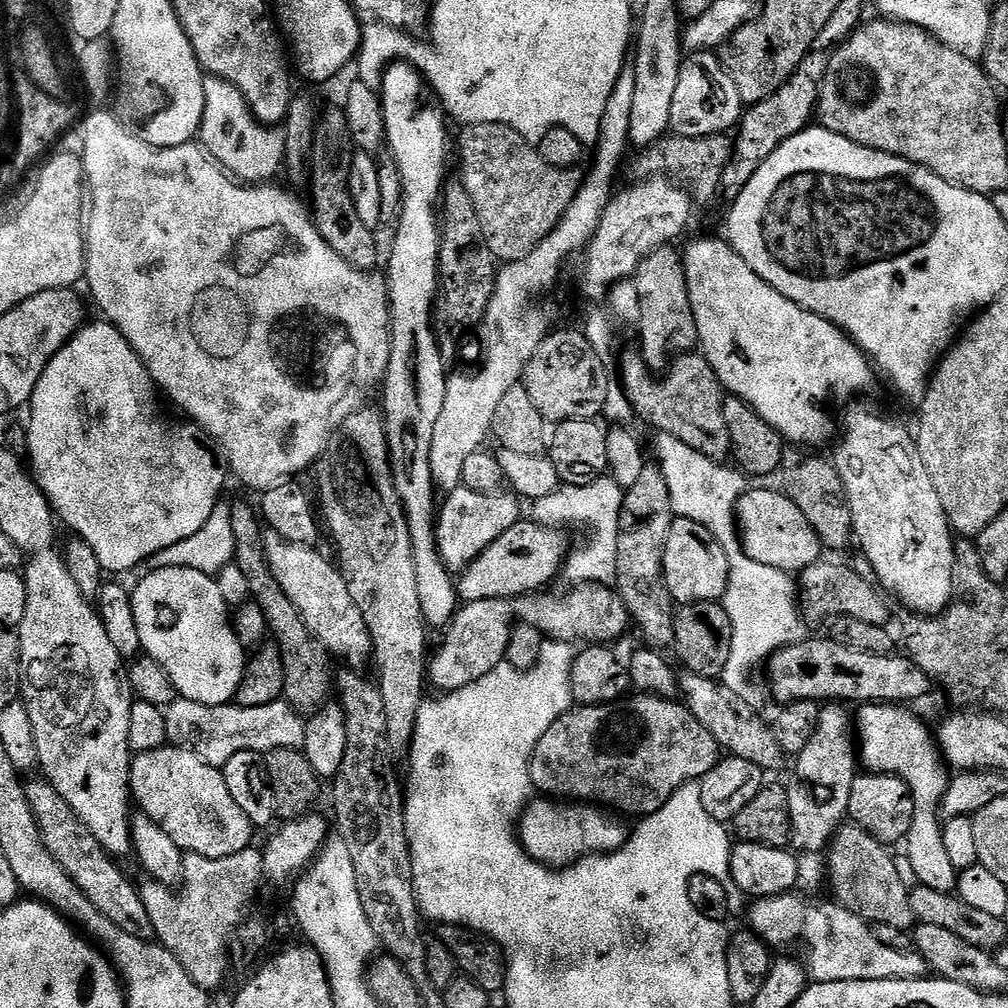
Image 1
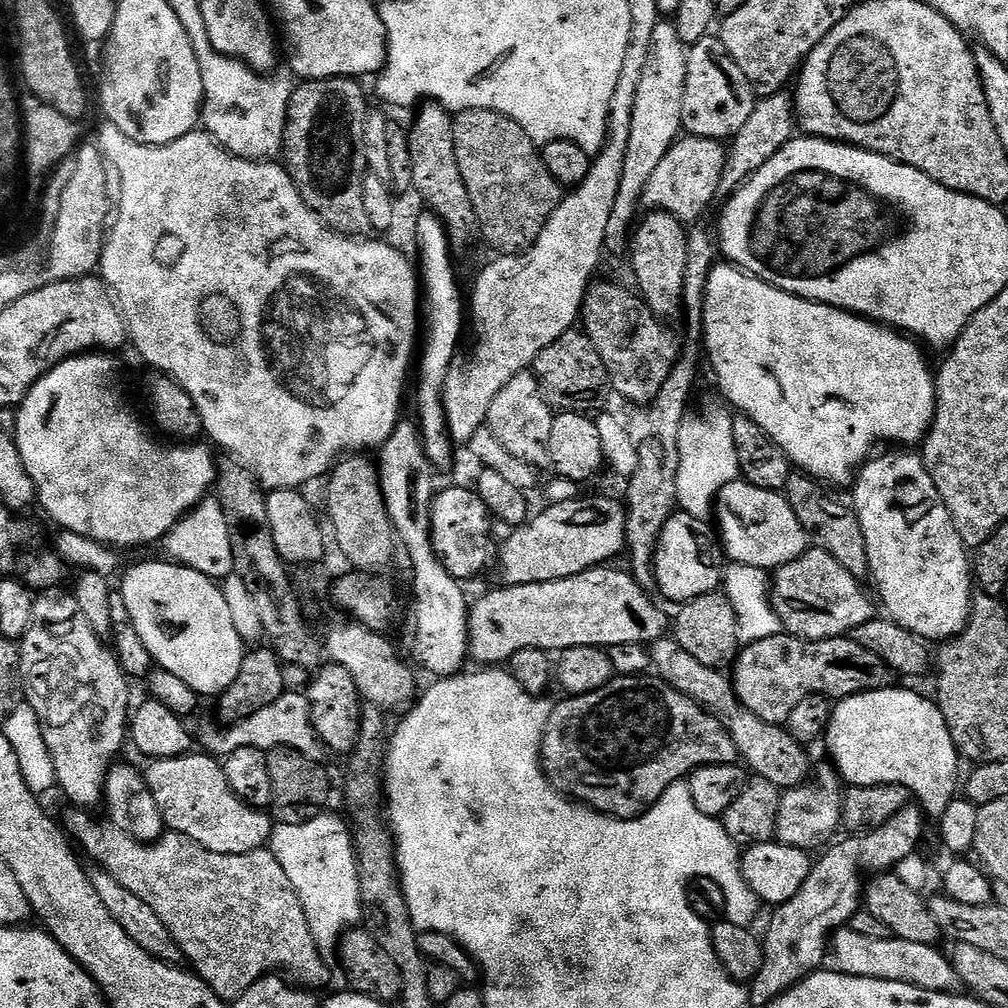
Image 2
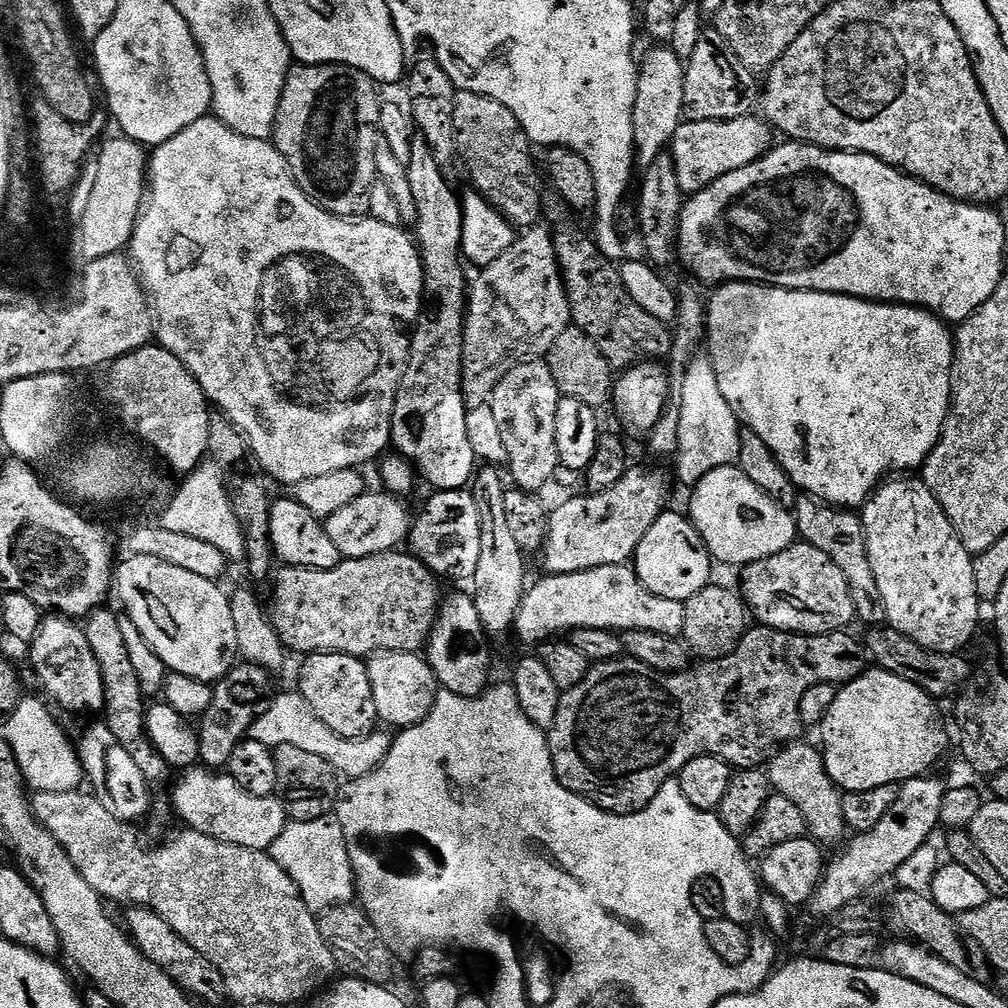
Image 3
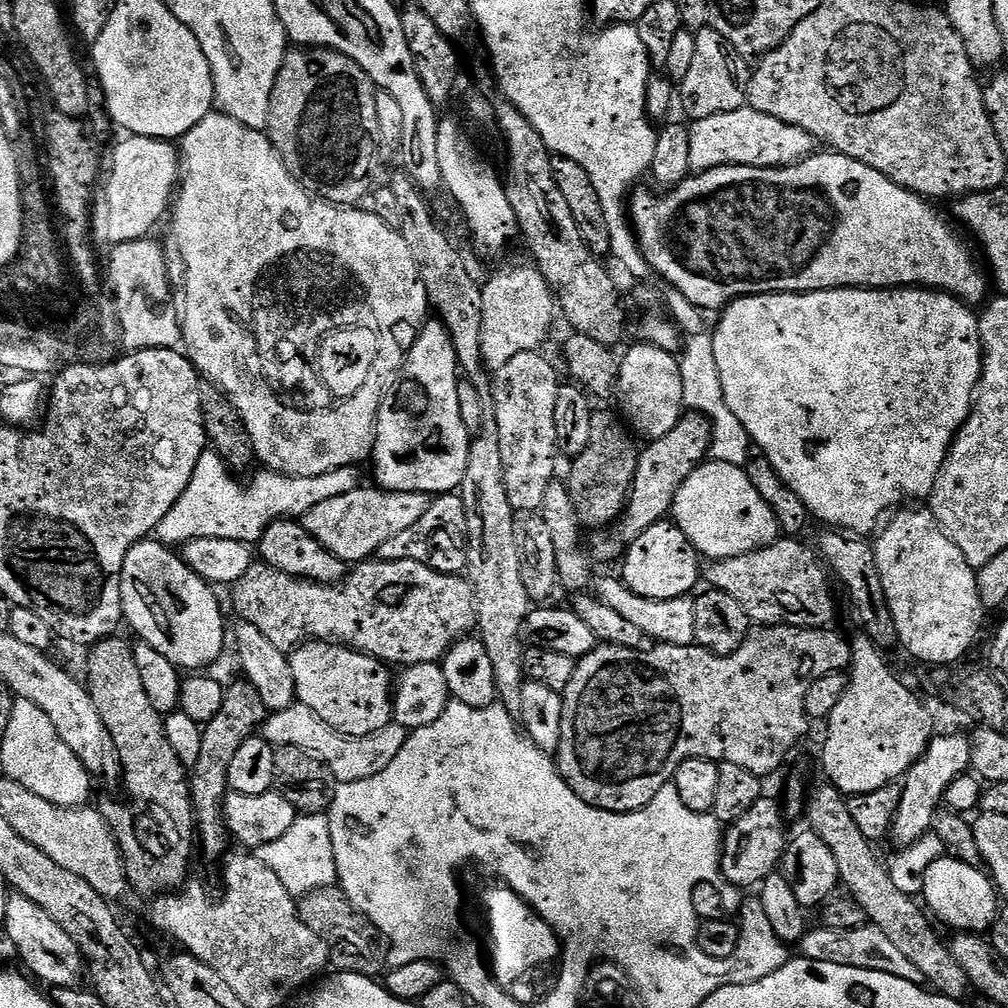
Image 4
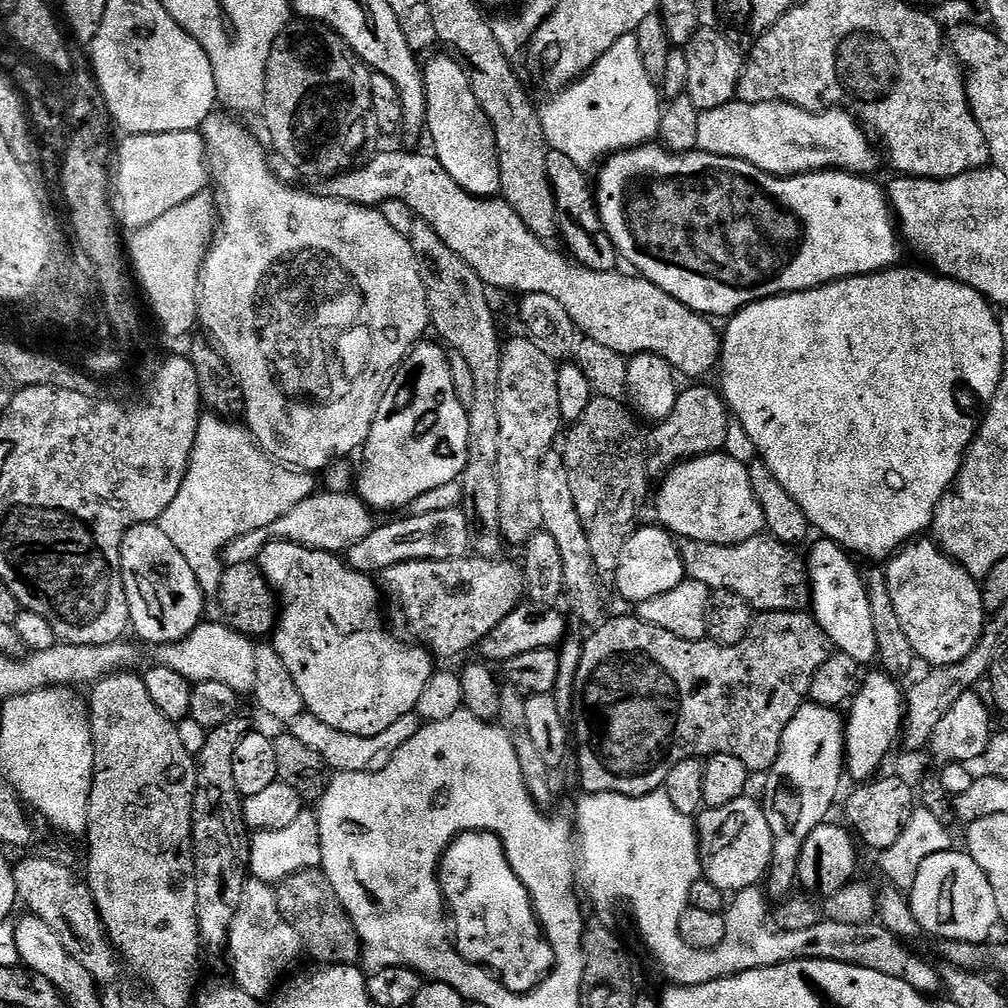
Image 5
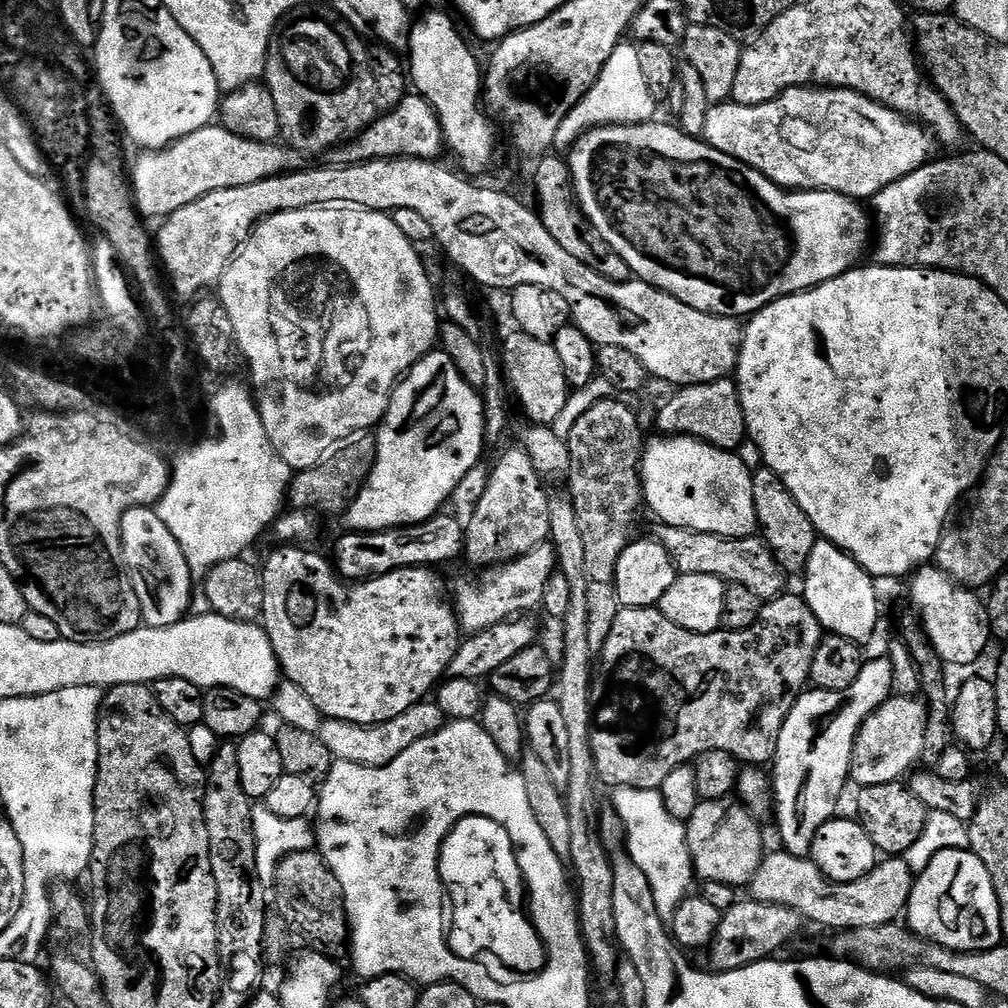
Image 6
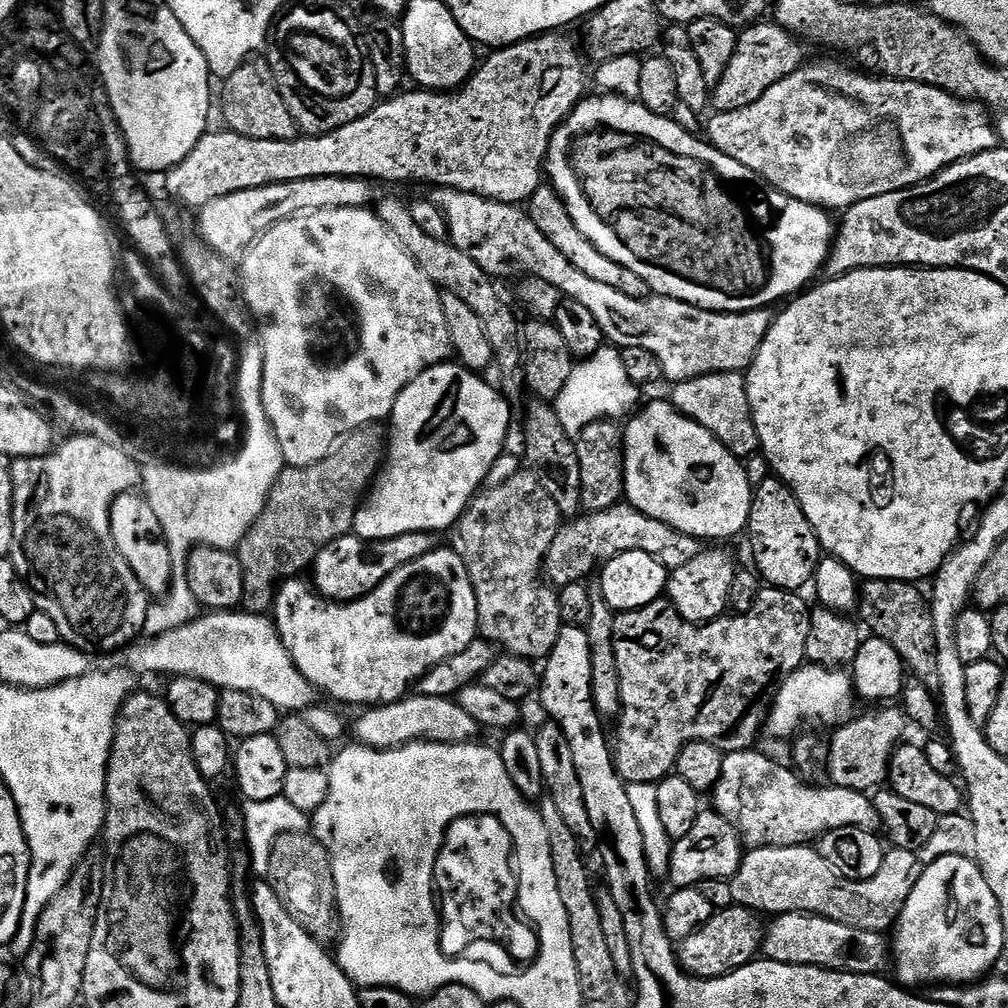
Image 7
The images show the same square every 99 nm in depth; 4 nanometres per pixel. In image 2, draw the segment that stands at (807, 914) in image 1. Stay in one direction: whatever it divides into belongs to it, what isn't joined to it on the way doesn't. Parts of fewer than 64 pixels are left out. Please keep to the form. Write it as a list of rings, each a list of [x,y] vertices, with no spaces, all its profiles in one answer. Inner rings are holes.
[[[851,926],[839,929],[830,940],[831,955],[836,955],[835,967],[848,976],[913,984],[931,992],[959,993],[962,988],[960,978],[951,959],[945,953],[943,956],[940,950],[935,944],[906,942],[895,938],[866,938],[855,932]]]

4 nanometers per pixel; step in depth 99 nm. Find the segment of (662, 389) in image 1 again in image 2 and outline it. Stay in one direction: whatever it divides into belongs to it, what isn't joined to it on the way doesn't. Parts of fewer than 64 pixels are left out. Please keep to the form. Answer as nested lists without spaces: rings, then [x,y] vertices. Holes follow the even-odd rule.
[[[604,280],[593,283],[588,293],[584,296],[584,307],[582,309],[582,328],[594,342],[598,354],[608,371],[608,382],[613,393],[625,396],[636,406],[648,406],[656,399],[660,387],[670,374],[672,368],[678,362],[682,351],[682,340],[676,337],[672,328],[667,328],[661,317],[653,314],[644,303],[644,297],[637,294],[631,287],[623,288],[620,284],[611,284]]]

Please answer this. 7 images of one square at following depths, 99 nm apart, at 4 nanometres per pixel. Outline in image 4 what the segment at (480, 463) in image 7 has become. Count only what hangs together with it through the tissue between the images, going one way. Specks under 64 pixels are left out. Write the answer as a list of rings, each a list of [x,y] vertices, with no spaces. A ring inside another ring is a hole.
[[[429,319],[420,330],[412,348],[410,344],[407,349],[404,367],[400,369],[394,391],[390,398],[384,399],[380,404],[380,413],[376,419],[376,441],[372,443],[370,464],[376,467],[377,481],[375,480],[375,483],[386,491],[452,494],[459,489],[464,477],[470,443],[470,433],[466,430],[462,422],[462,413],[458,410],[460,380],[458,379],[456,351],[446,326],[441,324],[439,319]]]

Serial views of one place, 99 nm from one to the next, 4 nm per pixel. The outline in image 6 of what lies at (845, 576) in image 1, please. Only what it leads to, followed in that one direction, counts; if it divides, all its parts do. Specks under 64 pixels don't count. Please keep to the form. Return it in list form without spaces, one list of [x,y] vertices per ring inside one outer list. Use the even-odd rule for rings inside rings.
[[[662,523],[655,527],[654,538],[664,547],[666,554],[670,554],[679,575],[712,574],[714,578],[723,580],[725,585],[744,586],[761,602],[773,600],[785,591],[786,573],[759,535],[719,536]]]

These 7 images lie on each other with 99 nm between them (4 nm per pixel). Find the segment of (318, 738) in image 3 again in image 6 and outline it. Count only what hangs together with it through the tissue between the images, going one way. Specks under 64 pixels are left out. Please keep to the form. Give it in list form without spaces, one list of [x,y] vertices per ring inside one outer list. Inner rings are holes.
[[[421,702],[410,706],[410,710],[406,710],[406,714],[398,714],[394,718],[390,718],[390,722],[381,724],[351,724],[324,718],[321,719],[318,735],[326,746],[326,750],[330,750],[330,754],[336,760],[354,762],[358,766],[381,768],[394,762],[394,758],[398,758],[398,754],[402,754],[402,750],[410,750],[410,746],[414,746],[414,742],[443,728],[445,723],[444,711],[435,702]]]

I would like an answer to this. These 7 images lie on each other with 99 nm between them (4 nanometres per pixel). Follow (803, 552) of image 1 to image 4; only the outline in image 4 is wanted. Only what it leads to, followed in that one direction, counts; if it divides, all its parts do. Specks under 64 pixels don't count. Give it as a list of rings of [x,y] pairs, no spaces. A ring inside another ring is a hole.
[[[724,461],[705,462],[682,482],[676,491],[670,516],[701,557],[709,561],[750,554],[770,546],[782,536],[774,510],[770,510],[766,498],[754,490],[754,482],[750,482],[747,471]]]

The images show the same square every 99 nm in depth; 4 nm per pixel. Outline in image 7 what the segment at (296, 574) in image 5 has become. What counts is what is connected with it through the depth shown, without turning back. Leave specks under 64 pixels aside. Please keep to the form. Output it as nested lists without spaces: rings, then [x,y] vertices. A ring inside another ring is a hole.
[[[438,546],[430,554],[422,554],[422,558],[406,562],[406,566],[398,566],[398,570],[394,570],[394,574],[384,579],[373,592],[351,602],[326,600],[311,583],[300,582],[289,578],[277,587],[270,616],[282,646],[286,646],[302,678],[306,678],[317,693],[324,695],[325,692],[330,699],[337,700],[332,701],[337,705],[379,706],[403,700],[422,674],[454,658],[454,654],[466,650],[466,646],[478,638],[478,598],[466,566],[452,546]]]

